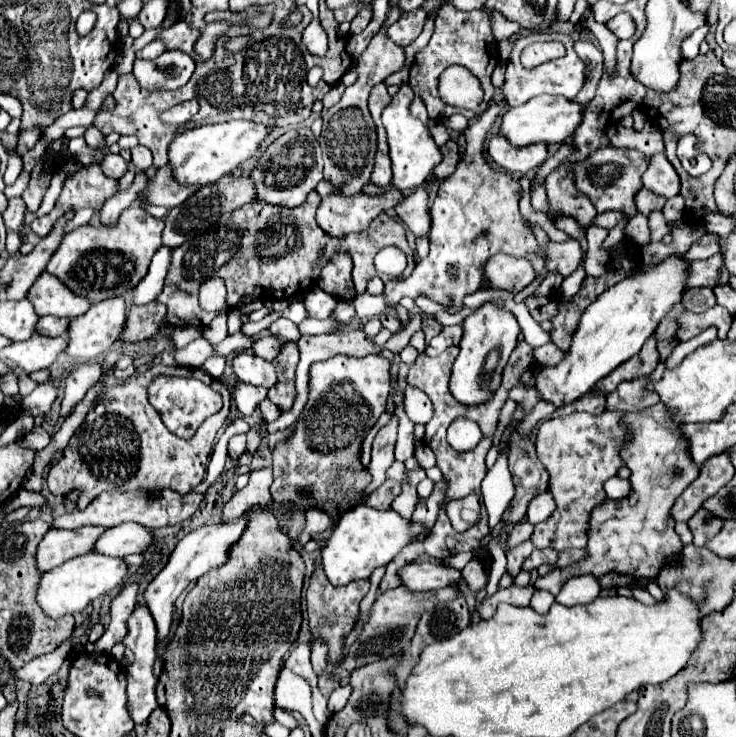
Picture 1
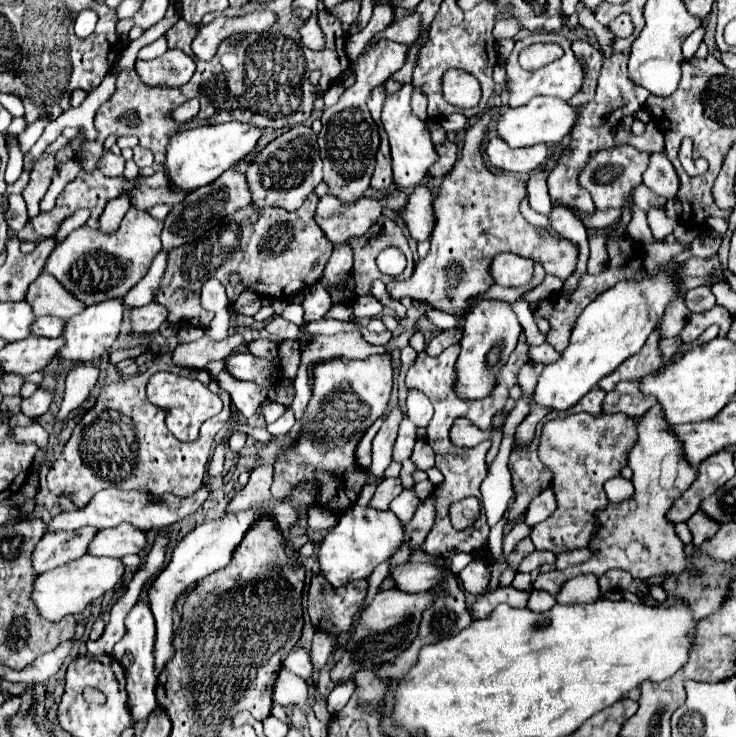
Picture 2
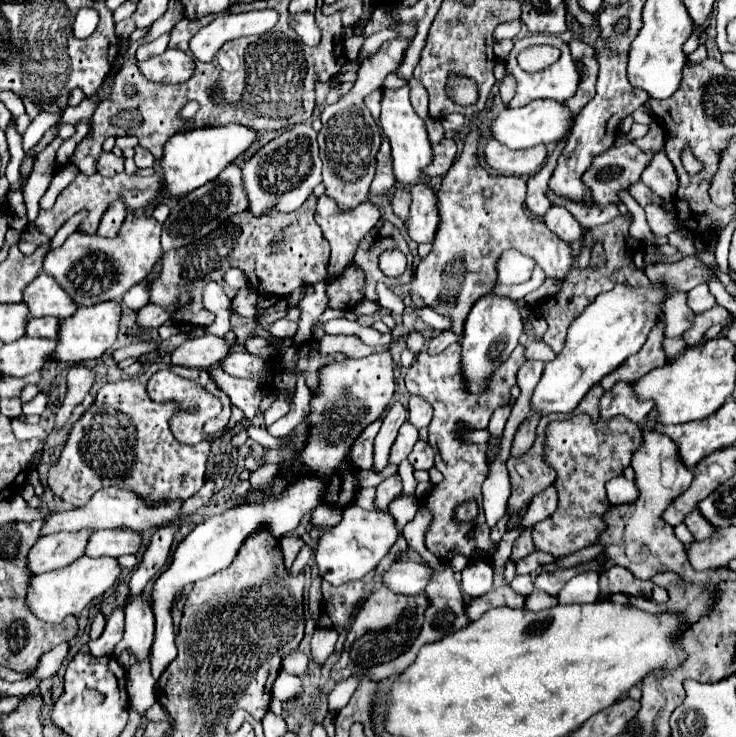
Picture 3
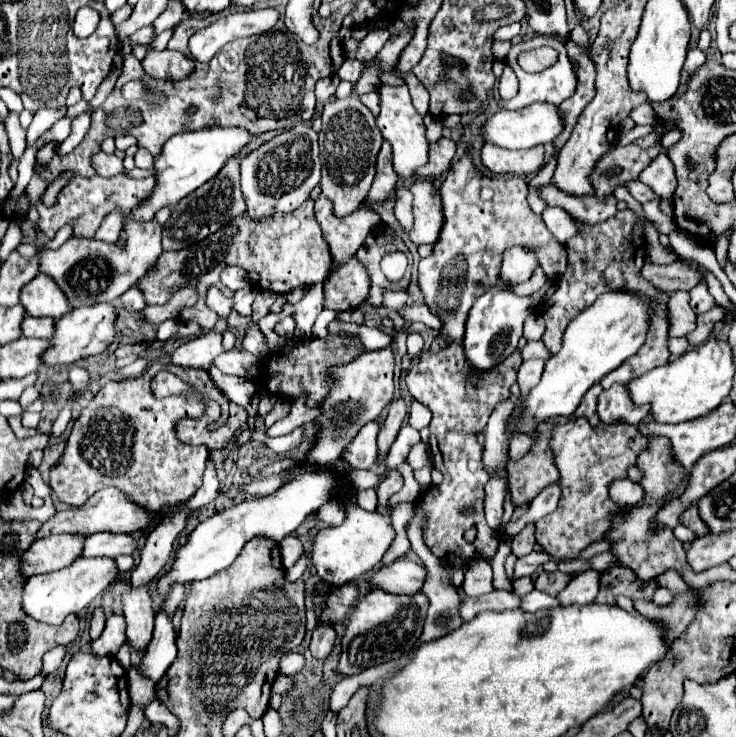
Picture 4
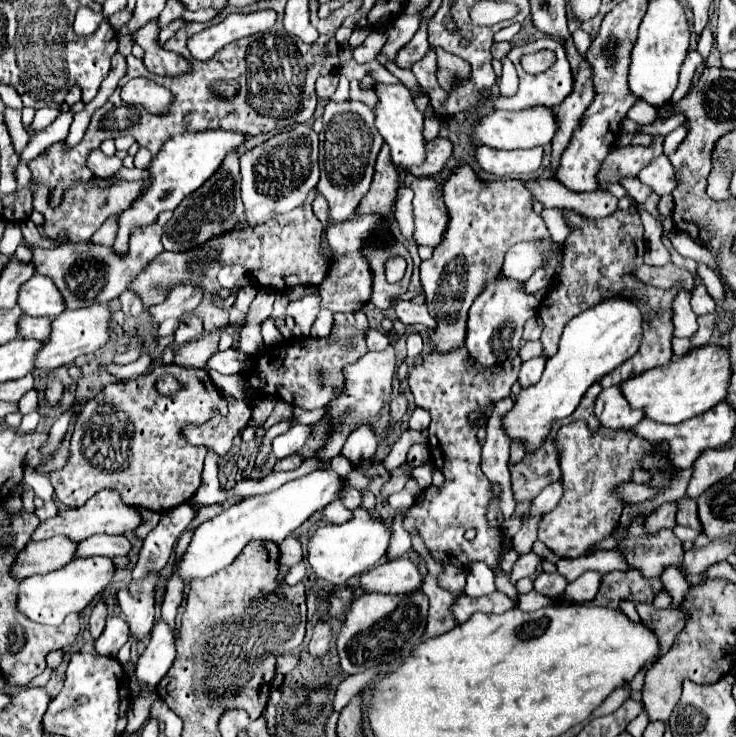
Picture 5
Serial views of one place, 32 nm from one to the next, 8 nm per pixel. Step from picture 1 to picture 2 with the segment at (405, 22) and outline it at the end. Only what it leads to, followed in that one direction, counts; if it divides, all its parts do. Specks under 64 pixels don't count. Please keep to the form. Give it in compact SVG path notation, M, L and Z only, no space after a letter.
M408 16L404 20L394 22L392 26L388 26L384 32L376 34L372 40L396 40L396 42L406 42L412 44L418 38L418 30L420 30L420 20L418 16Z

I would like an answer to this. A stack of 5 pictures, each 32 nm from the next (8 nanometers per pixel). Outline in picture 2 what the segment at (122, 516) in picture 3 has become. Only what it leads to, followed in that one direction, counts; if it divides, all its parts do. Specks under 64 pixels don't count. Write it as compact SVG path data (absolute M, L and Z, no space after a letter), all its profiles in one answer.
M210 486L200 488L200 492L196 492L196 496L188 496L184 500L180 500L178 496L164 496L164 500L150 500L148 496L140 496L140 492L124 492L118 488L108 488L108 490L100 490L84 508L76 508L70 512L60 512L56 516L52 516L52 520L46 524L46 532L56 532L56 530L78 530L82 526L94 526L98 530L102 528L114 528L122 522L128 522L140 530L160 530L166 526L172 526L176 522L180 522L182 518L194 514L204 500L210 496Z

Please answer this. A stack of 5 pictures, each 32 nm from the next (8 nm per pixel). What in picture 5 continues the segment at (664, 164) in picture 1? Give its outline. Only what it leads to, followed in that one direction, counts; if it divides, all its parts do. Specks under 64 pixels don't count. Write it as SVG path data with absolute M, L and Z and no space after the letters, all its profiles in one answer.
M664 154L658 156L652 164L648 164L638 174L638 178L646 186L650 186L658 196L672 194L672 188L676 188L676 178L674 178L674 172L672 172L672 164L670 164L670 160Z

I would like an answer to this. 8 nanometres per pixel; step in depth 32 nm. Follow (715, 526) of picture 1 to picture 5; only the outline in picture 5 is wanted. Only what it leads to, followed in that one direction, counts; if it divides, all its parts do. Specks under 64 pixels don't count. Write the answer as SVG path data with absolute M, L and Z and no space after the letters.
M684 496L678 502L678 512L676 512L676 522L680 526L690 526L696 532L700 532L700 520L698 520L698 510L696 510L696 500Z

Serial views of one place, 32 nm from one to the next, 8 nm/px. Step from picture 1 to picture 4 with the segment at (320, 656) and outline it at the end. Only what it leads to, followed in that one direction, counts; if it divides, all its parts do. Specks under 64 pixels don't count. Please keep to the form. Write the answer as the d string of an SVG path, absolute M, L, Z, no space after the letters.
M318 624L314 628L314 634L312 634L312 640L310 640L310 652L314 658L326 658L332 650L332 644L336 640L336 634L332 630L330 624Z

